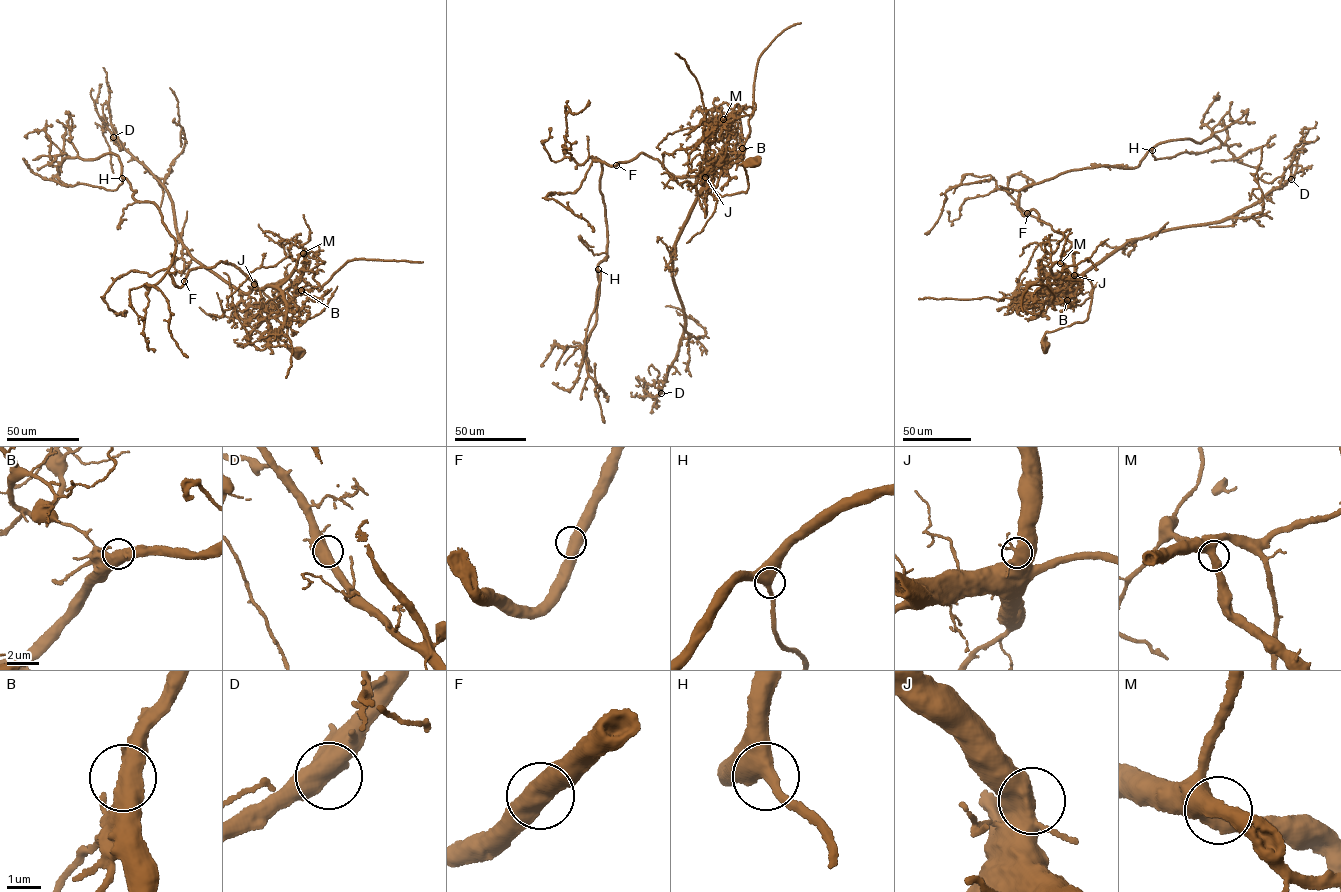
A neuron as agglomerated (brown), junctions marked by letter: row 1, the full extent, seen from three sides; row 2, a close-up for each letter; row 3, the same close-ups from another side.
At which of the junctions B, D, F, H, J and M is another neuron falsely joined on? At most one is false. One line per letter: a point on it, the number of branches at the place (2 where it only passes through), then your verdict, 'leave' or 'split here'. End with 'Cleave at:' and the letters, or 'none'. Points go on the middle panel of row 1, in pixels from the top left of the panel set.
B: place (742, 148); branches 2; split here
D: place (661, 393); branches 2; leave
F: place (616, 165); branches 2; leave
H: place (598, 269); branches 2; leave
J: place (705, 177); branches 2; leave
M: place (723, 119); branches 2; leave
Cleave at: B

